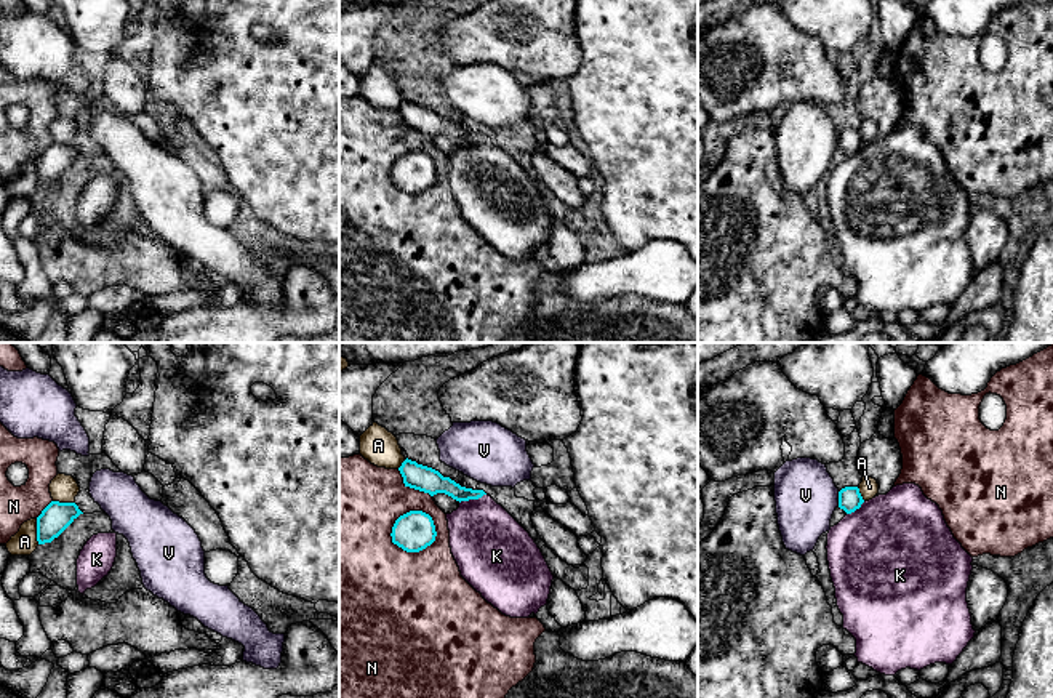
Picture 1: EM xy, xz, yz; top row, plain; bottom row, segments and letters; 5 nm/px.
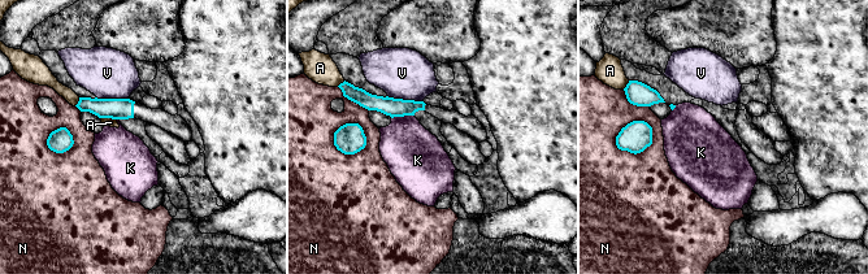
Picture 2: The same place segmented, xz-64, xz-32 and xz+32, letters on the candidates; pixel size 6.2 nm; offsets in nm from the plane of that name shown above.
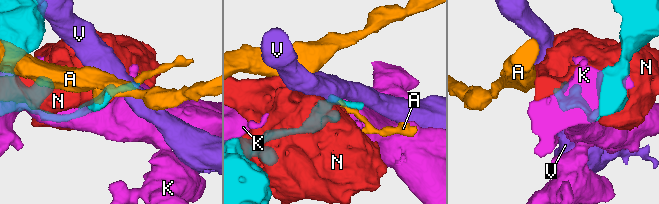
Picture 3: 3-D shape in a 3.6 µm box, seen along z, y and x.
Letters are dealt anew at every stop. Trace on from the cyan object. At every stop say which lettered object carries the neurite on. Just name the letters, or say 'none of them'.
none of them

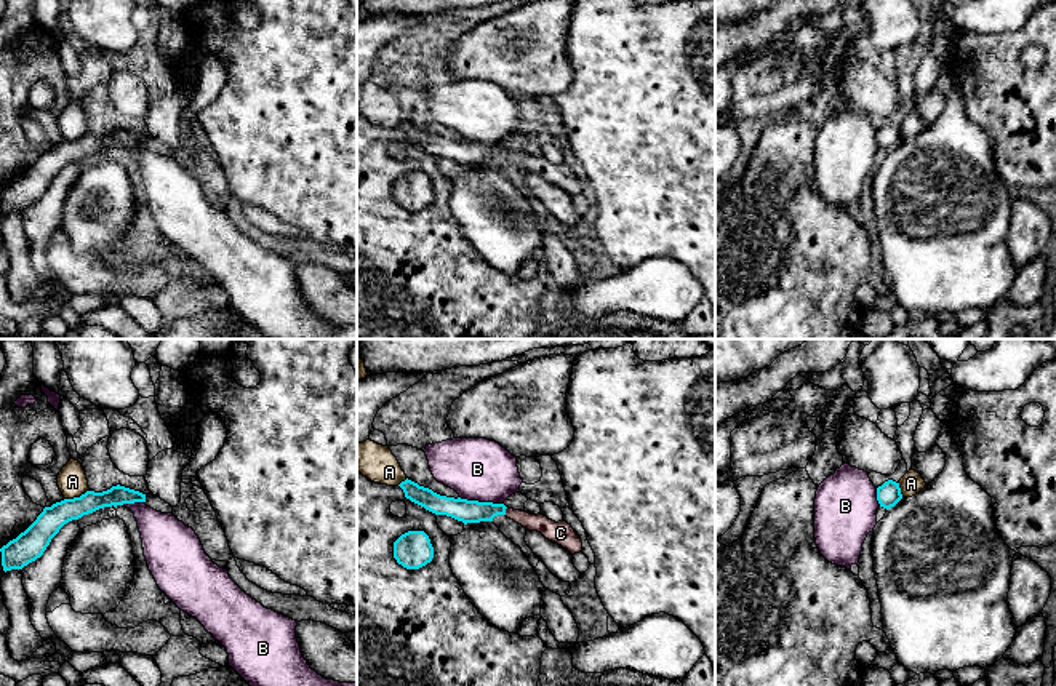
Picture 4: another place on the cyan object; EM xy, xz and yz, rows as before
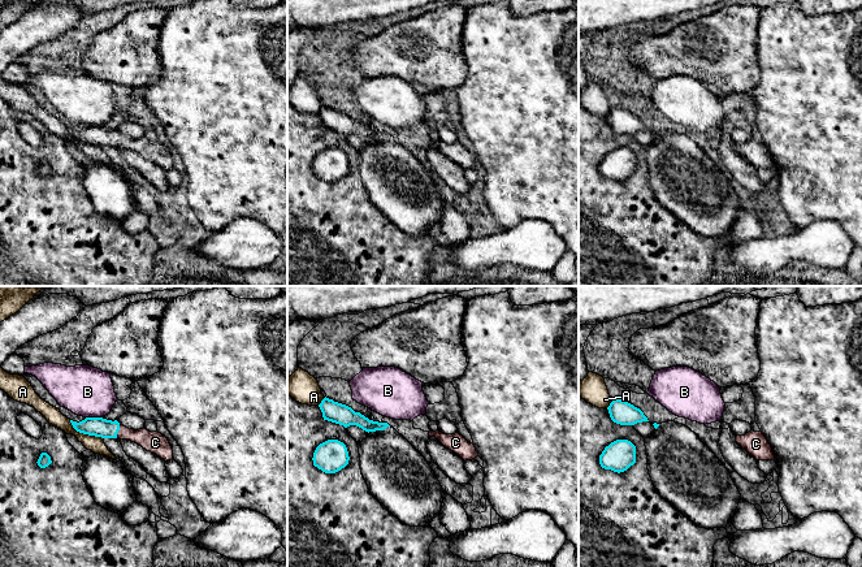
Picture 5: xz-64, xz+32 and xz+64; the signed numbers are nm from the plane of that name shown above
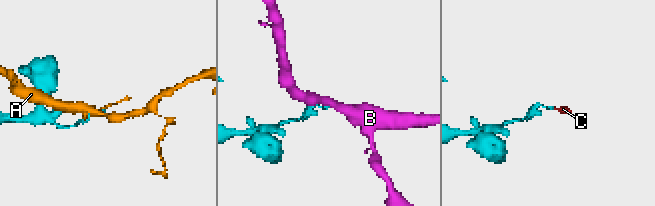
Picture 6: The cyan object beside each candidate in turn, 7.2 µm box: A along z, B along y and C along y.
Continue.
C

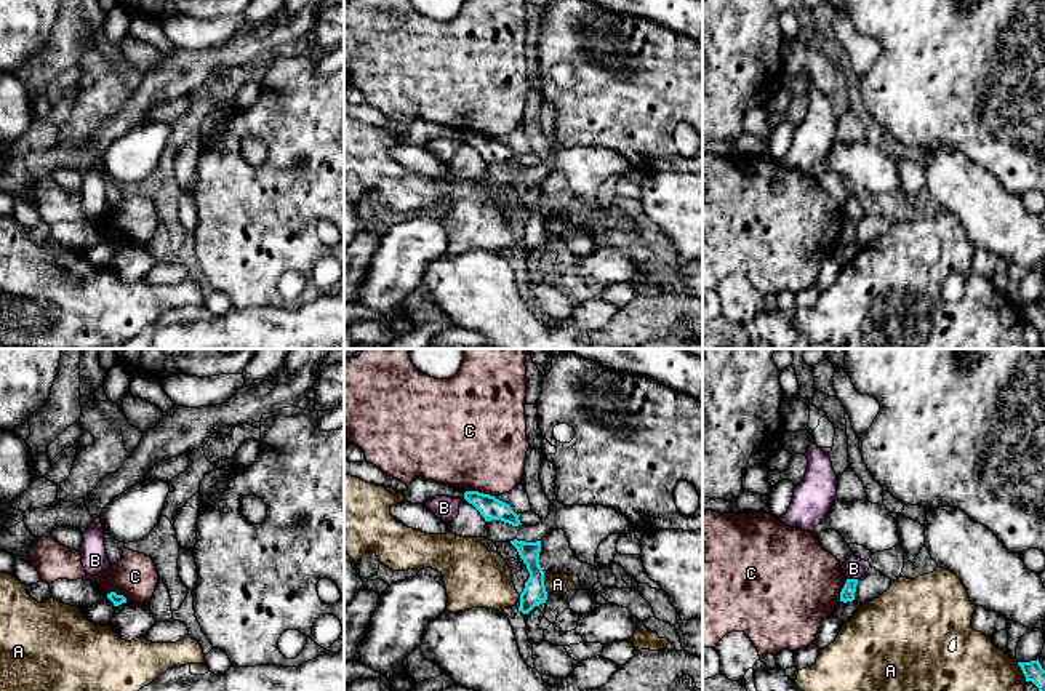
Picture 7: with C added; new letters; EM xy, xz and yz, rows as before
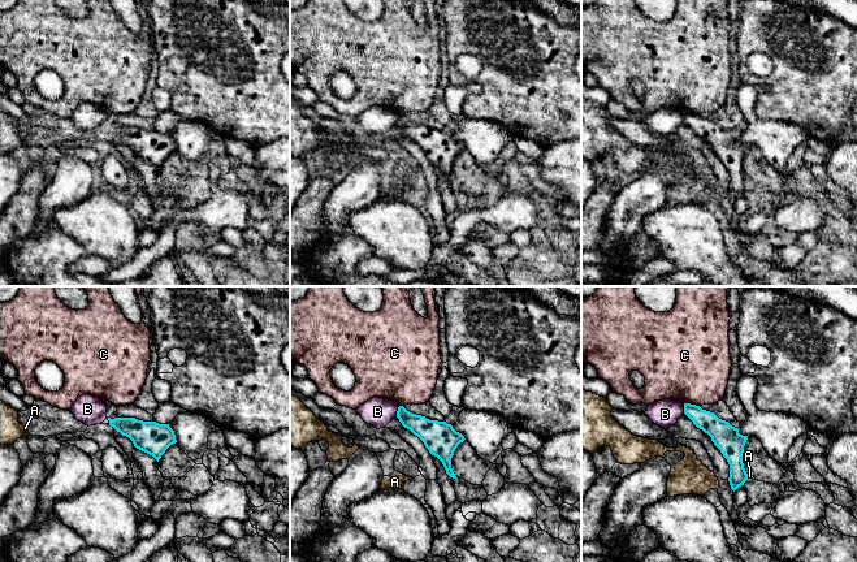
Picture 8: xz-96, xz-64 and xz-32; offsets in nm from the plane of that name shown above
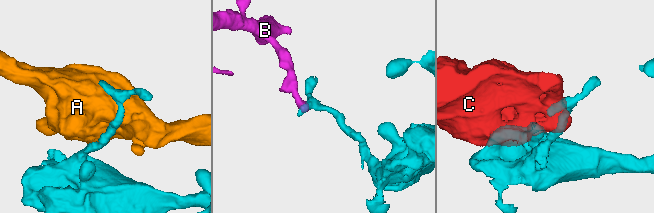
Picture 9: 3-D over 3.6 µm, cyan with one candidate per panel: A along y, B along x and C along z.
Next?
none of them

